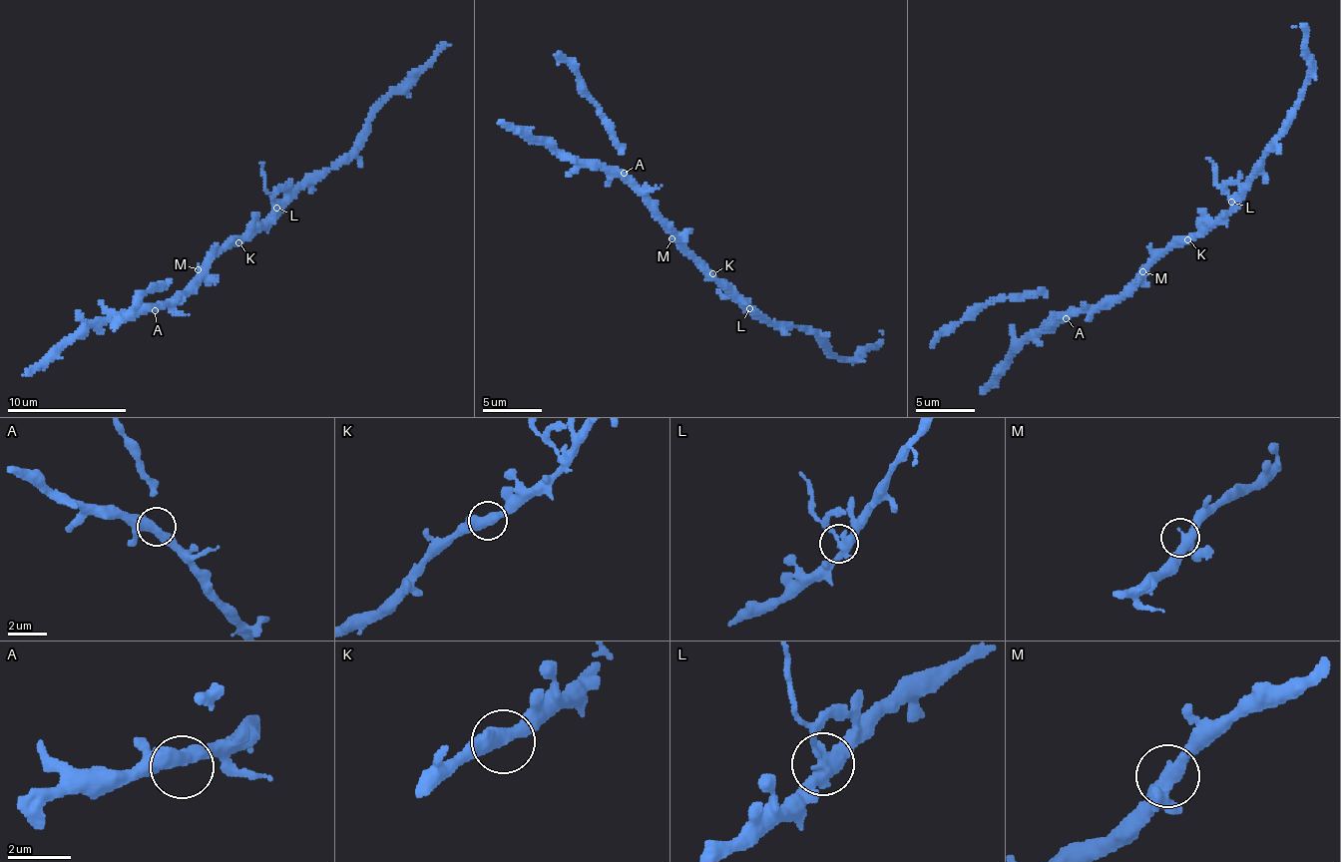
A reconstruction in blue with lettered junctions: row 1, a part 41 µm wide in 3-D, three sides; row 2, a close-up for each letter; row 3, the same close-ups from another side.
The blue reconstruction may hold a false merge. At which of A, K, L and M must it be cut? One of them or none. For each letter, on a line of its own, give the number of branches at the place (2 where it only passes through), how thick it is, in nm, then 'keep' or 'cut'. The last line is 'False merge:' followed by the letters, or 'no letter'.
A: branches 3; calibre 360 nm; keep
K: branches 2; calibre 440 nm; keep
L: branches 3; calibre 360 nm; cut
M: branches 3; calibre 360 nm; keep
False merge: L

